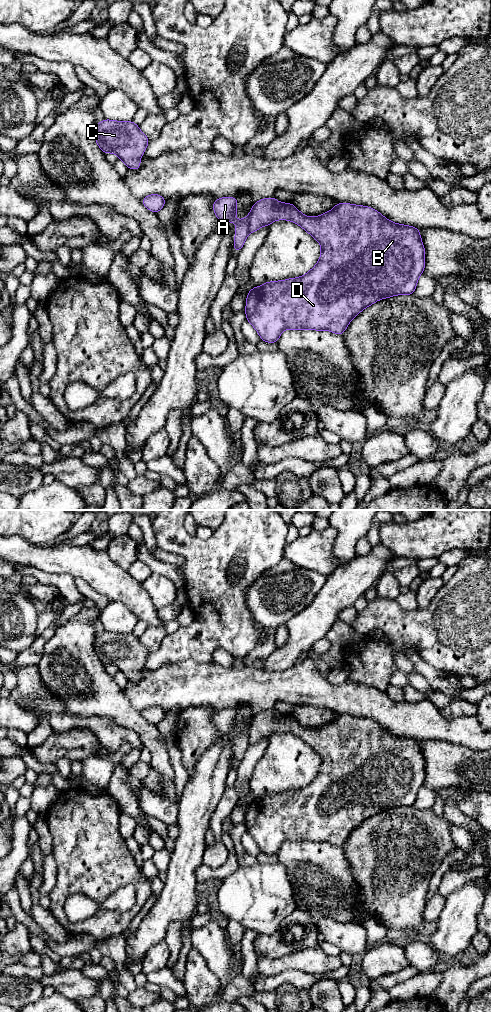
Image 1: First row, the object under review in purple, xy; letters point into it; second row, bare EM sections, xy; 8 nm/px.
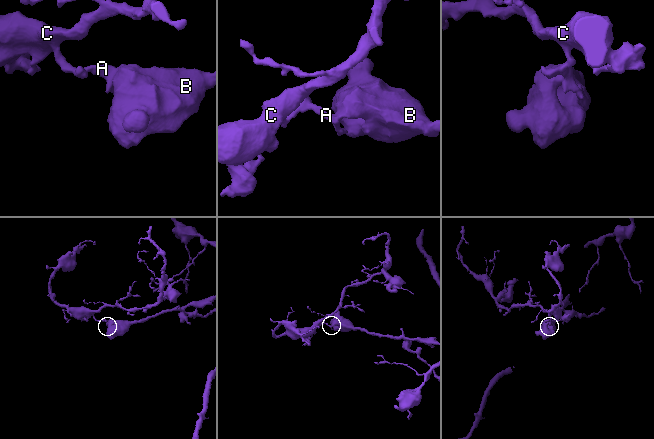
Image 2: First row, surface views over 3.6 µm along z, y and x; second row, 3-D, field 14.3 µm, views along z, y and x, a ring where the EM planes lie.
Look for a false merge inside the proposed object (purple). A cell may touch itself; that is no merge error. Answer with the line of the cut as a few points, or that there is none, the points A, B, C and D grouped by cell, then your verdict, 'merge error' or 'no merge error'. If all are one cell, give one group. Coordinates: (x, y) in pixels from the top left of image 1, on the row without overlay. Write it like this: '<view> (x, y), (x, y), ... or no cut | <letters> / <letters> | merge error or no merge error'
xy (251, 722), (249, 743) | A C / B D | merge error

